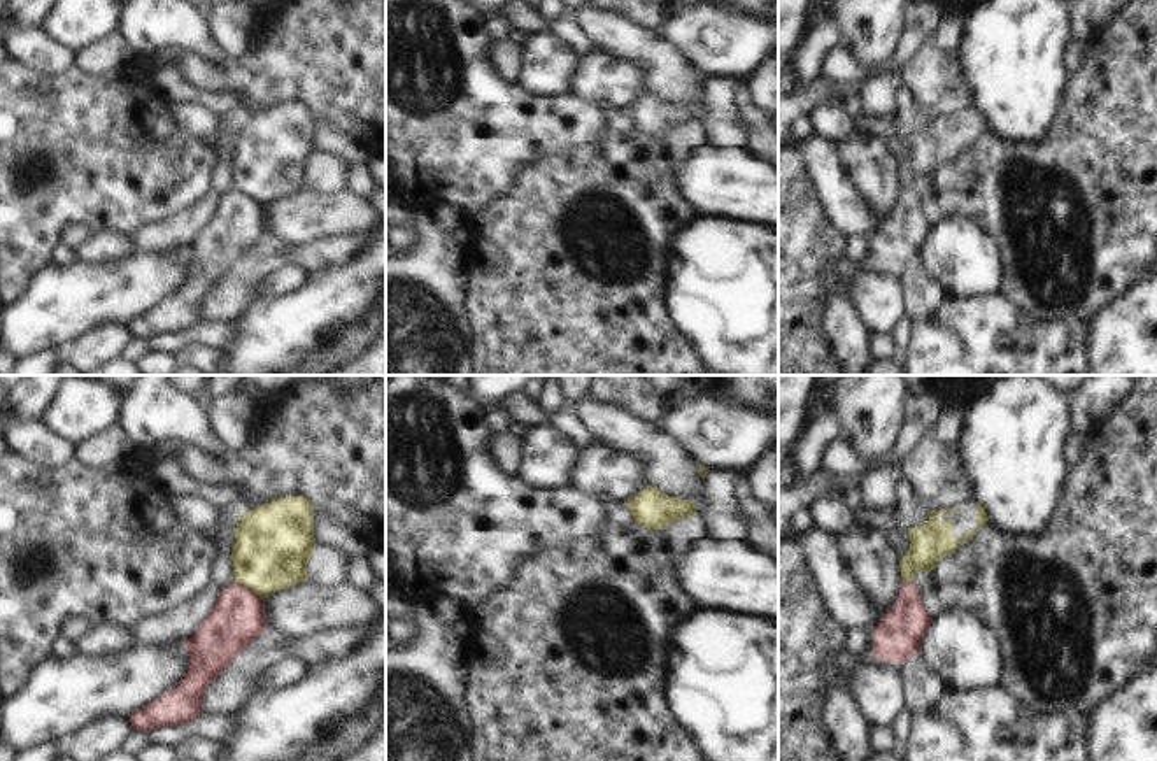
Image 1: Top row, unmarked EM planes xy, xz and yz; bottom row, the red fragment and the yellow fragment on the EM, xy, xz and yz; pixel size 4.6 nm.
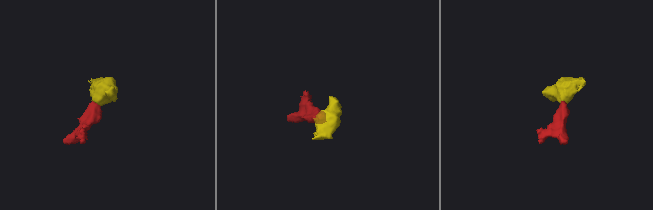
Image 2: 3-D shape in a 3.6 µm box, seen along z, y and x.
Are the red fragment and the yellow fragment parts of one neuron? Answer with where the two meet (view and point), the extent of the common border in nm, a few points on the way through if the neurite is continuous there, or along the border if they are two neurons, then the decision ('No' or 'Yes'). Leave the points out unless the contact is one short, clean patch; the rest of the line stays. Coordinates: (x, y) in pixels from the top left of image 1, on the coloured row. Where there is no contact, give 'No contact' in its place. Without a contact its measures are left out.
Touches red at xy (248, 588). Shared border 160 nm. Boundary: xy (235, 581), (263, 598). No

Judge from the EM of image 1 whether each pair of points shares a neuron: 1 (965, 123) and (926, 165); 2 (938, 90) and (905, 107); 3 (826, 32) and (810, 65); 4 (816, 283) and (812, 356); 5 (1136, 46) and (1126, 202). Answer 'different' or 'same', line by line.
1: same
2: different
3: same
4: same
5: same

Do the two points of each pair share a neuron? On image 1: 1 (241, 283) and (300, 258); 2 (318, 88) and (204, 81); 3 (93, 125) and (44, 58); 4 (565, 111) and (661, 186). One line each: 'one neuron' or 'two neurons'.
1: one neuron
2: one neuron
3: two neurons
4: two neurons

